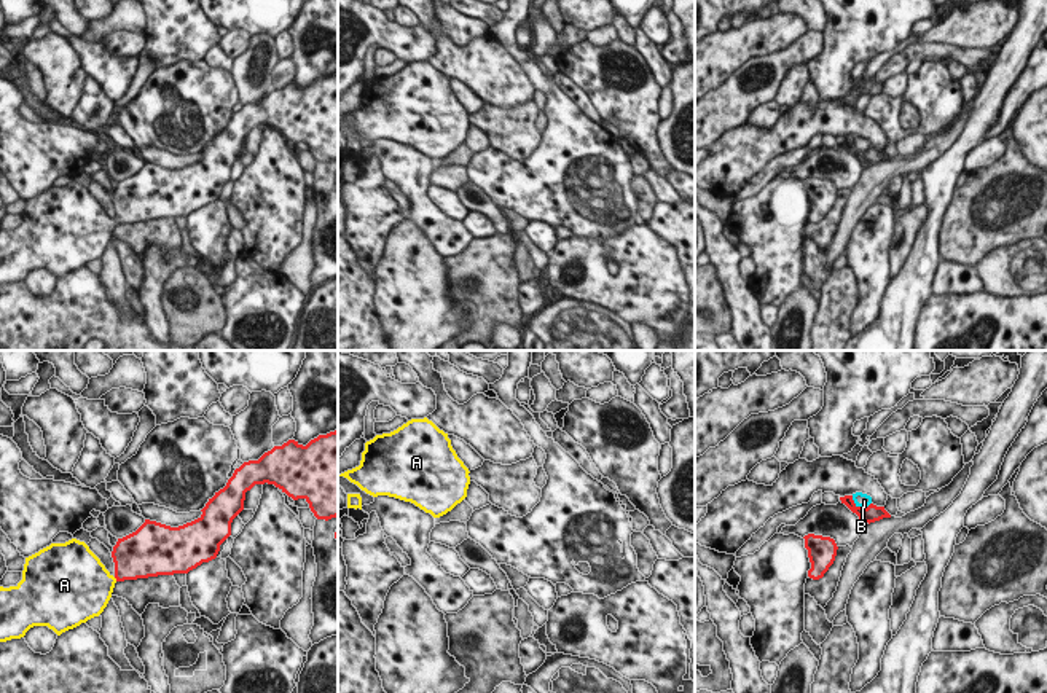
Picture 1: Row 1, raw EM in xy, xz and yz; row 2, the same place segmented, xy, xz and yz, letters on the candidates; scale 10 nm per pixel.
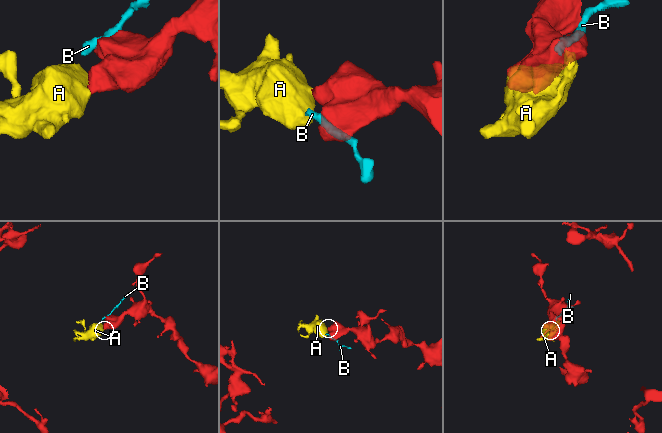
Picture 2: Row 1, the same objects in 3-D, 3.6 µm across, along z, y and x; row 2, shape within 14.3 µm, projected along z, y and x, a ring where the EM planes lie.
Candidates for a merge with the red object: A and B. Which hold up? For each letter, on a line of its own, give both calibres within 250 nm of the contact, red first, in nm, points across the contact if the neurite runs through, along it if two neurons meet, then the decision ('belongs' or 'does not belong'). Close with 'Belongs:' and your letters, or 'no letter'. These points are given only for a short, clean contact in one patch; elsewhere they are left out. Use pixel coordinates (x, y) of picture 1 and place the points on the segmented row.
A: calibres 380 and 420 nm; way xy (133, 559), (115, 577), (102, 583), (91, 583); belongs
B: calibres 170 and 140 nm; does not belong
Belongs: A

